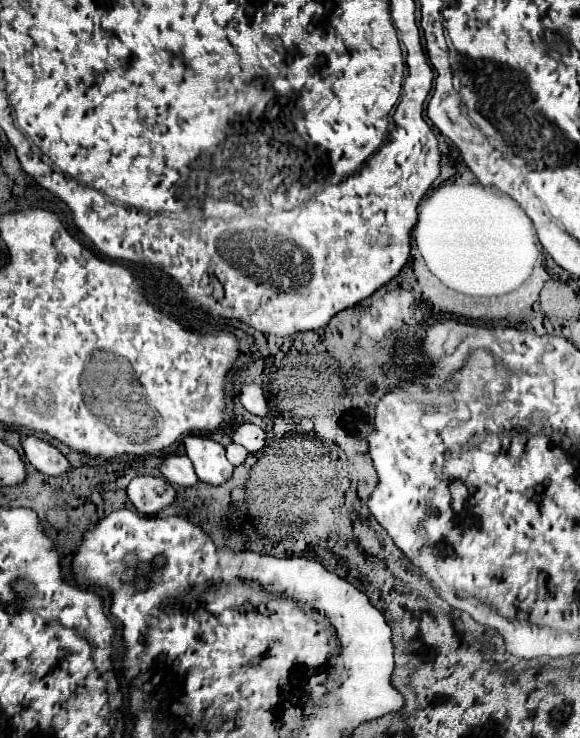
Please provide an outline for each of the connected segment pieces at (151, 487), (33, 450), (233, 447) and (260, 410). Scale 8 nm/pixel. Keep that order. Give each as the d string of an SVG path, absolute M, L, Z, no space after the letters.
M134 477L128 485L128 497L136 511L144 515L158 515L176 501L176 491L166 479Z
M26 437L26 439L22 439L22 445L24 445L26 459L40 473L44 473L48 477L58 477L58 475L64 475L66 471L70 471L68 459L56 447L48 445L46 441L36 439L36 437Z
M230 443L230 445L226 447L226 457L228 457L228 461L230 461L234 467L238 467L238 465L242 465L242 463L246 461L248 451L244 451L244 447L240 447L240 445L236 445L236 443Z
M246 385L246 387L242 387L240 403L242 403L252 415L258 415L258 417L268 417L268 415L270 415L268 395L266 395L260 387L256 387L256 385Z

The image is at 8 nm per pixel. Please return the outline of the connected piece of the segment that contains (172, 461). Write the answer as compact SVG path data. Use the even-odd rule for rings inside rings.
M170 455L162 465L162 475L172 485L194 487L198 483L198 475L194 473L192 461L186 455Z

